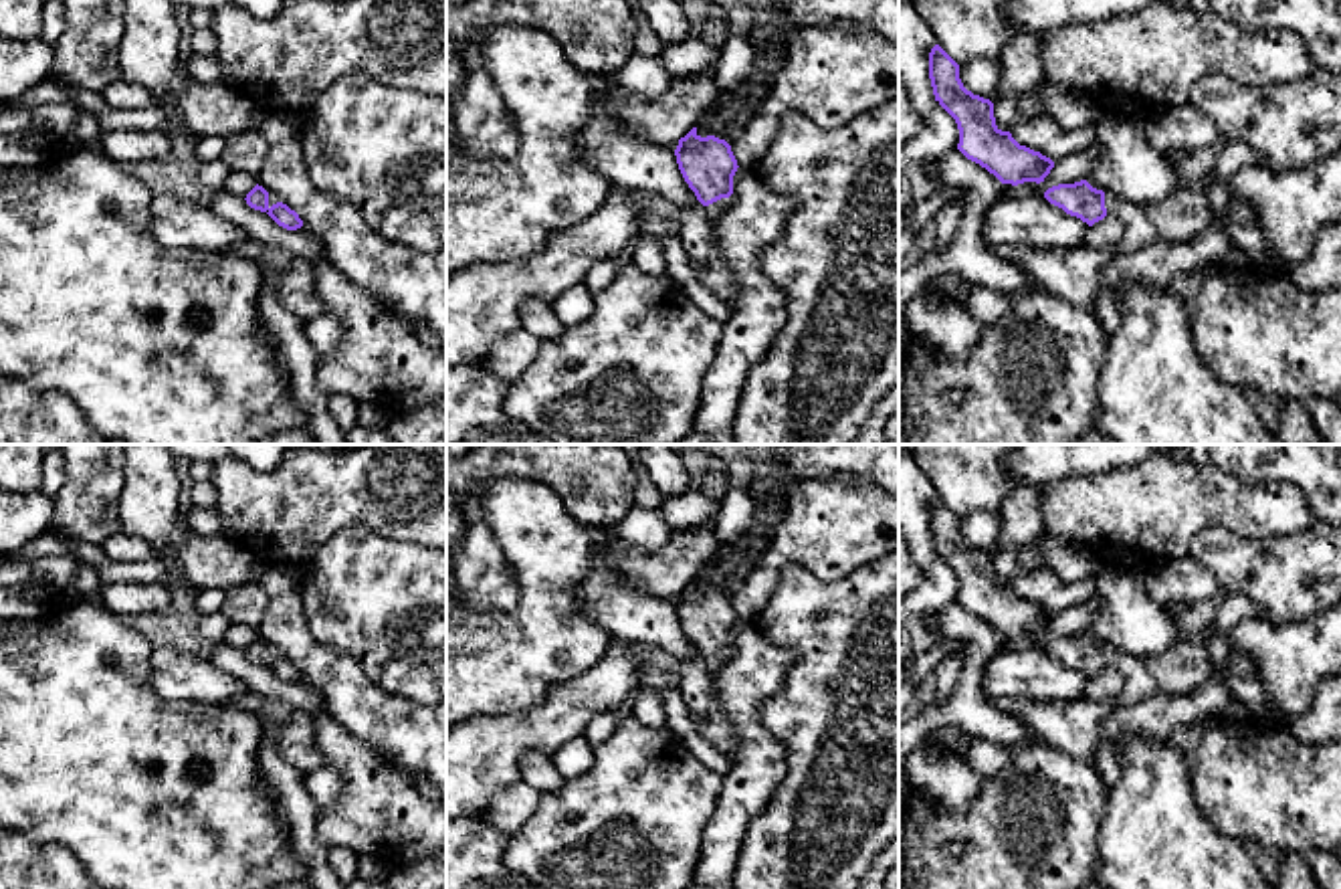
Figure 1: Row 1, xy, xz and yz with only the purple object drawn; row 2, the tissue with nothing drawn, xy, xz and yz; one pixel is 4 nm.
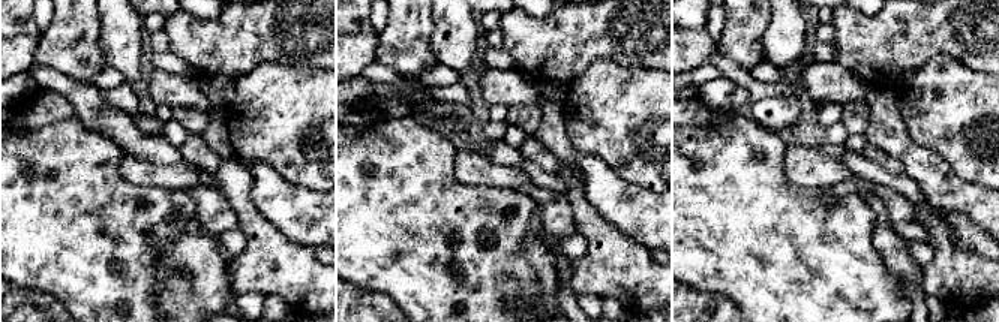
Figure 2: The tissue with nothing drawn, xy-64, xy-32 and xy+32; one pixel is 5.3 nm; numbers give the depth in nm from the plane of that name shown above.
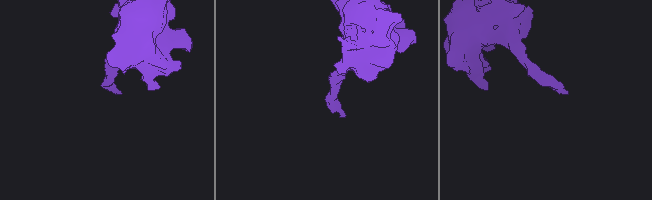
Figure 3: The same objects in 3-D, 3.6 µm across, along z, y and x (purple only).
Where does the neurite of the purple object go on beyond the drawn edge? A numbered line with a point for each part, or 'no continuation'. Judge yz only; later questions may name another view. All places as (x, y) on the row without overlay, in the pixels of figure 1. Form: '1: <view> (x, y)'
1: yz (1140, 683)

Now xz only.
1: xz (715, 663)

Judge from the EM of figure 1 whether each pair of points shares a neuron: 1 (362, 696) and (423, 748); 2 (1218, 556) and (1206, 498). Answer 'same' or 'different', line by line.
1: same
2: different

